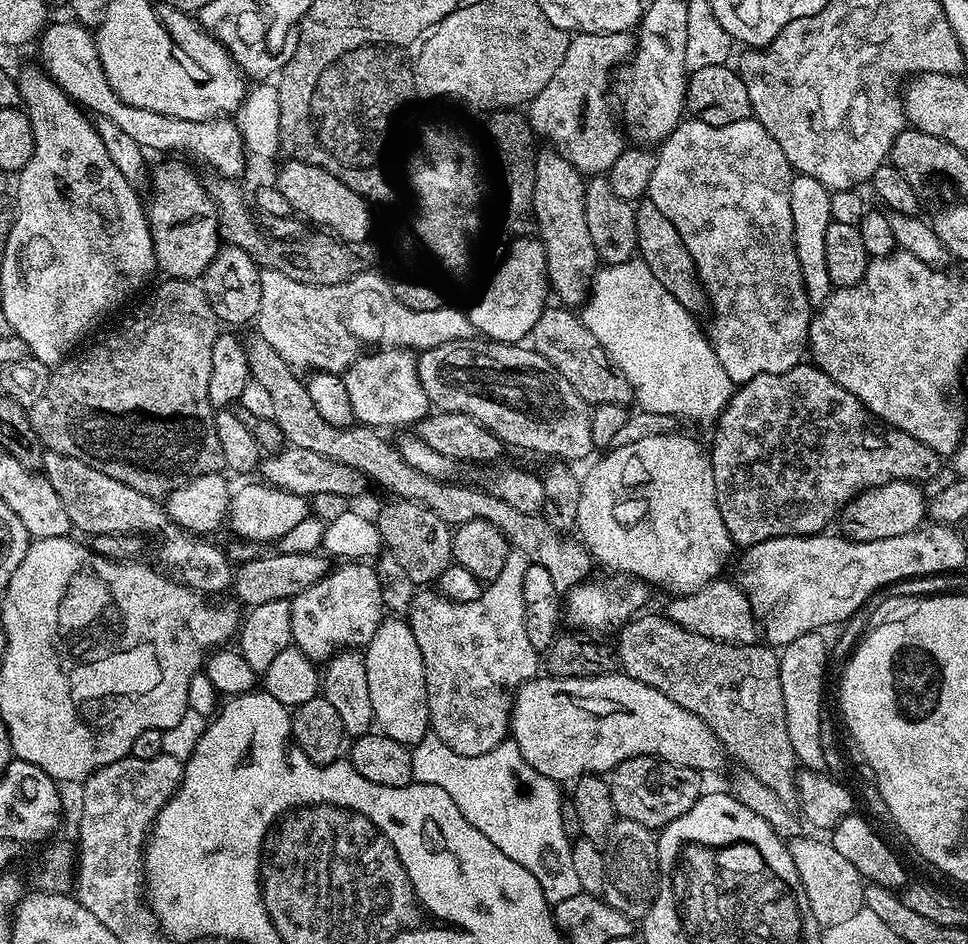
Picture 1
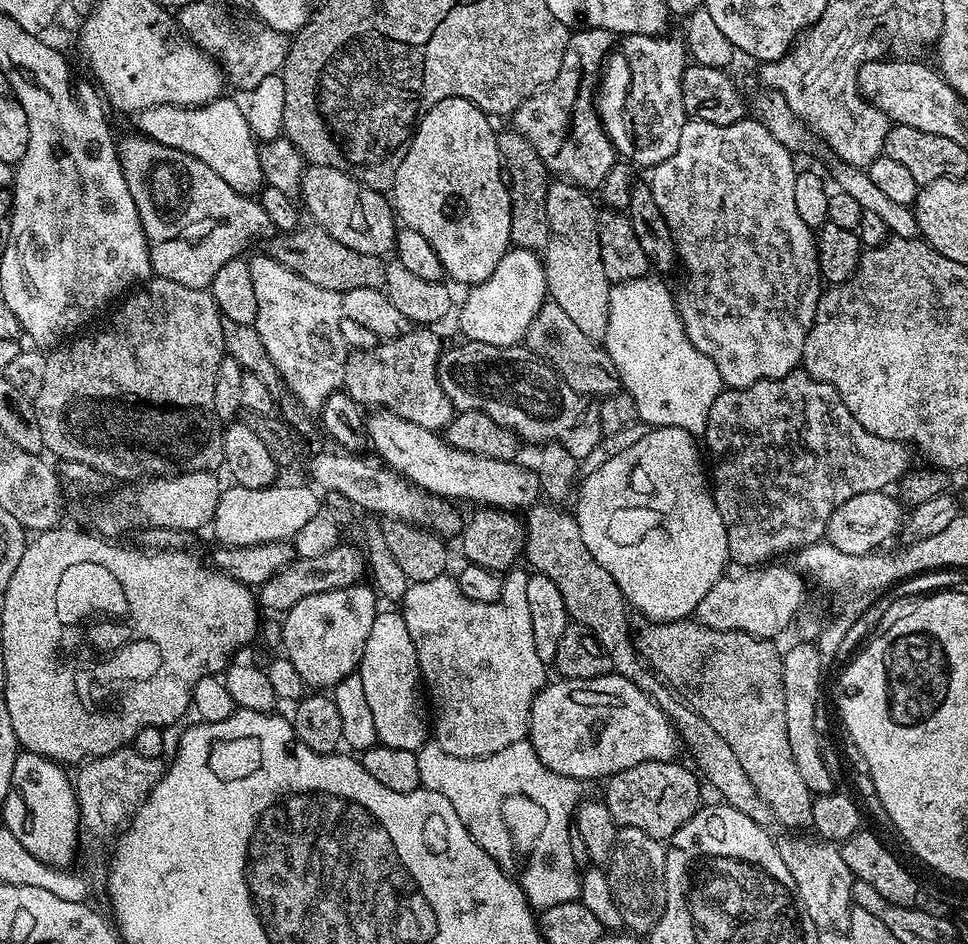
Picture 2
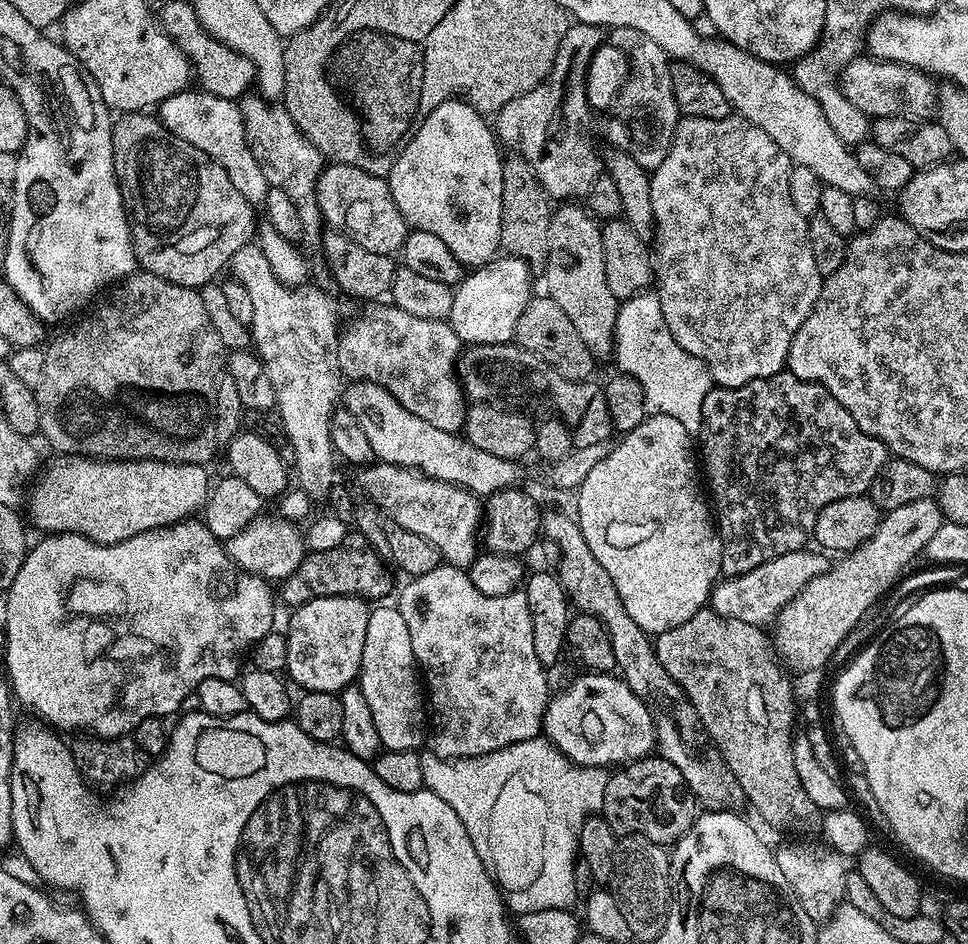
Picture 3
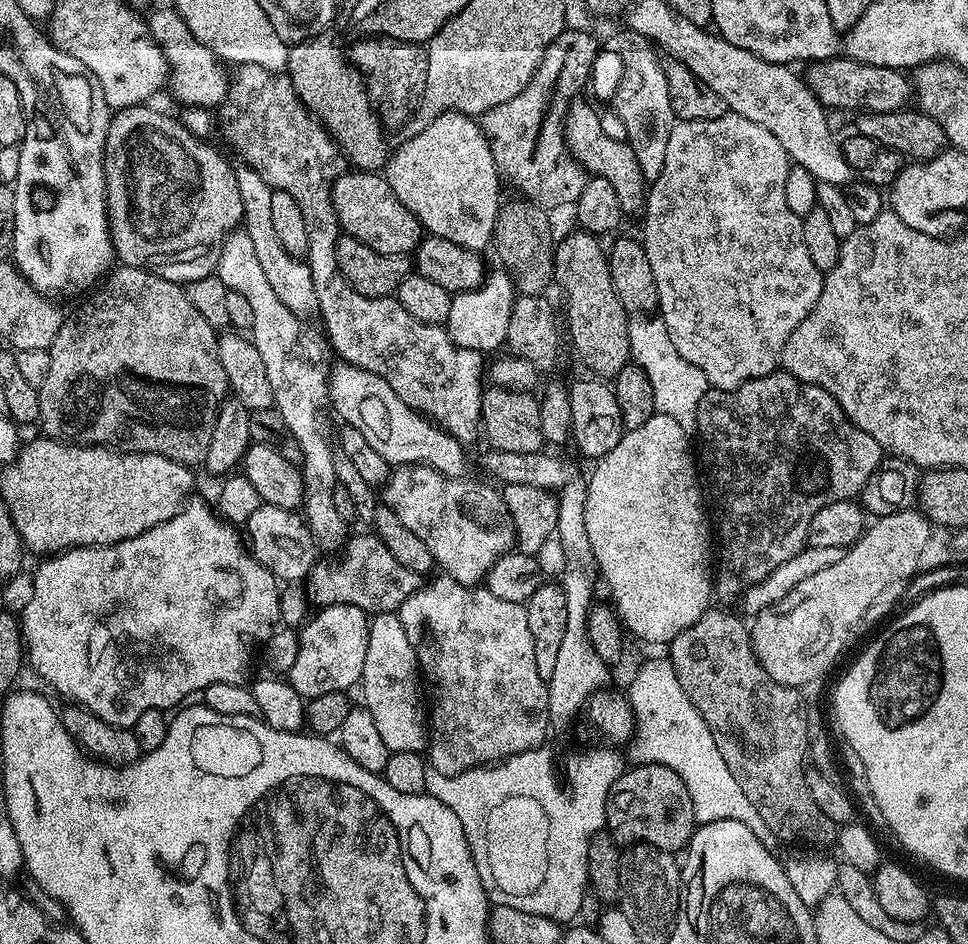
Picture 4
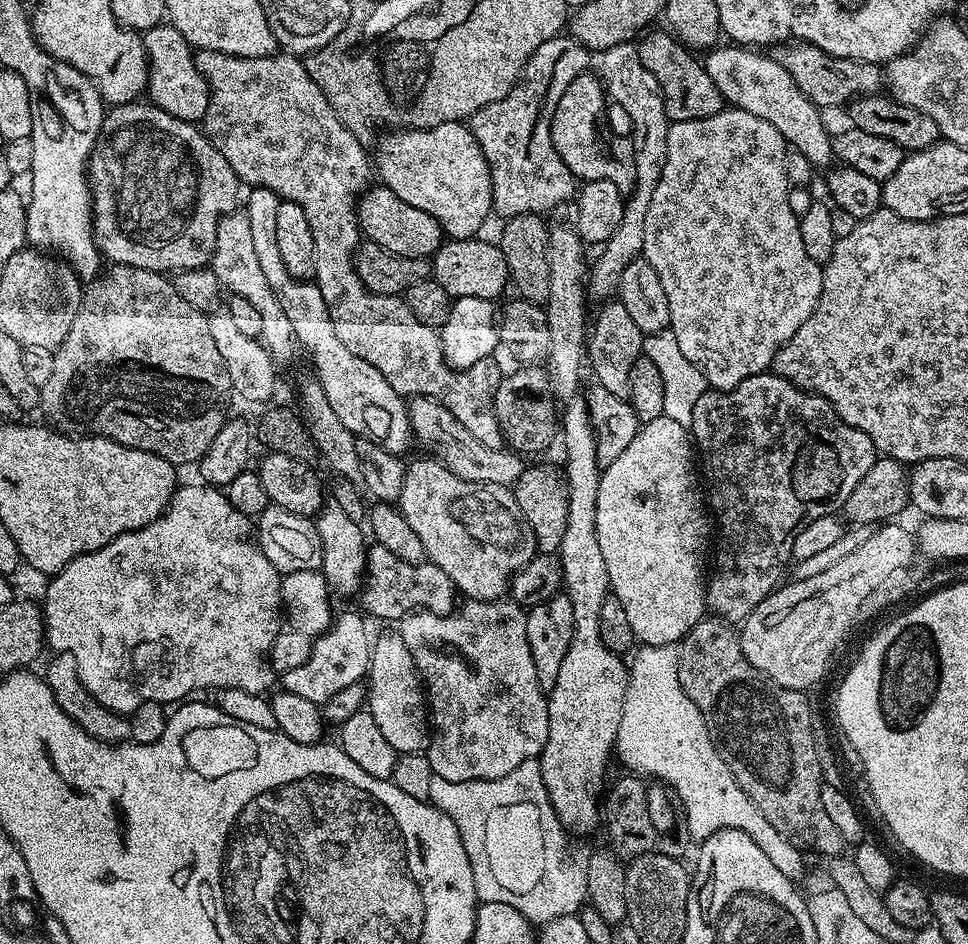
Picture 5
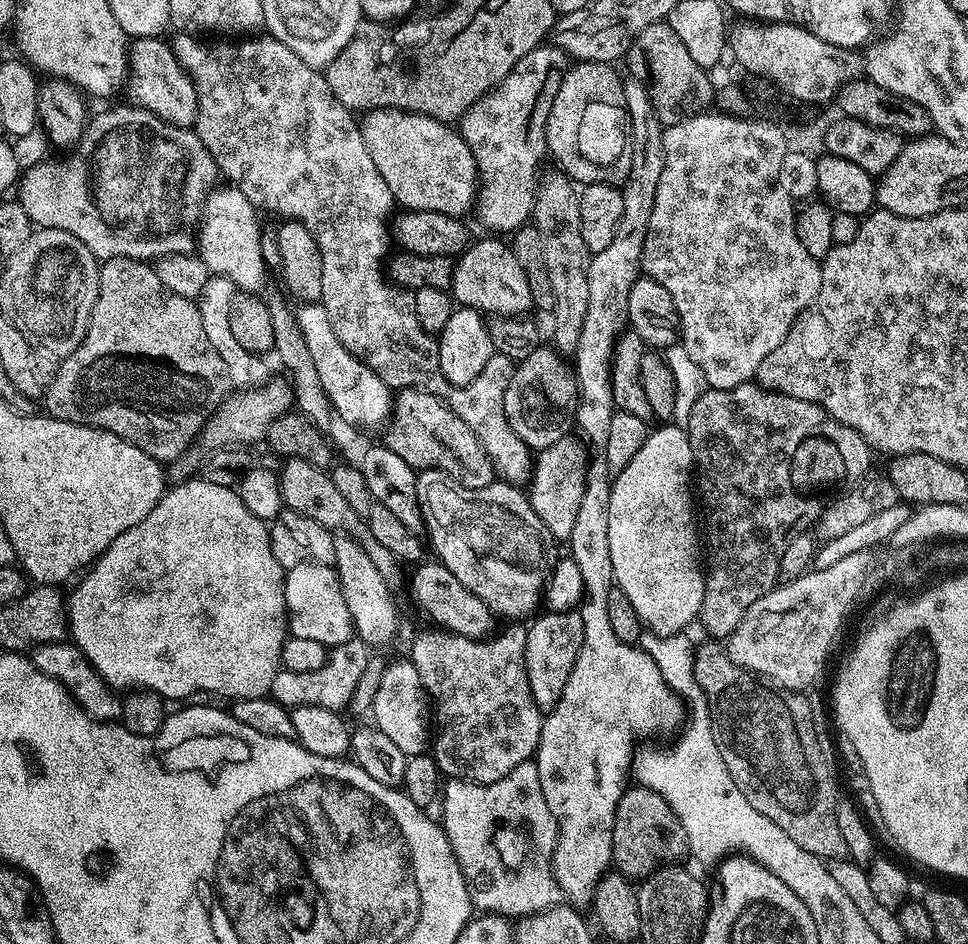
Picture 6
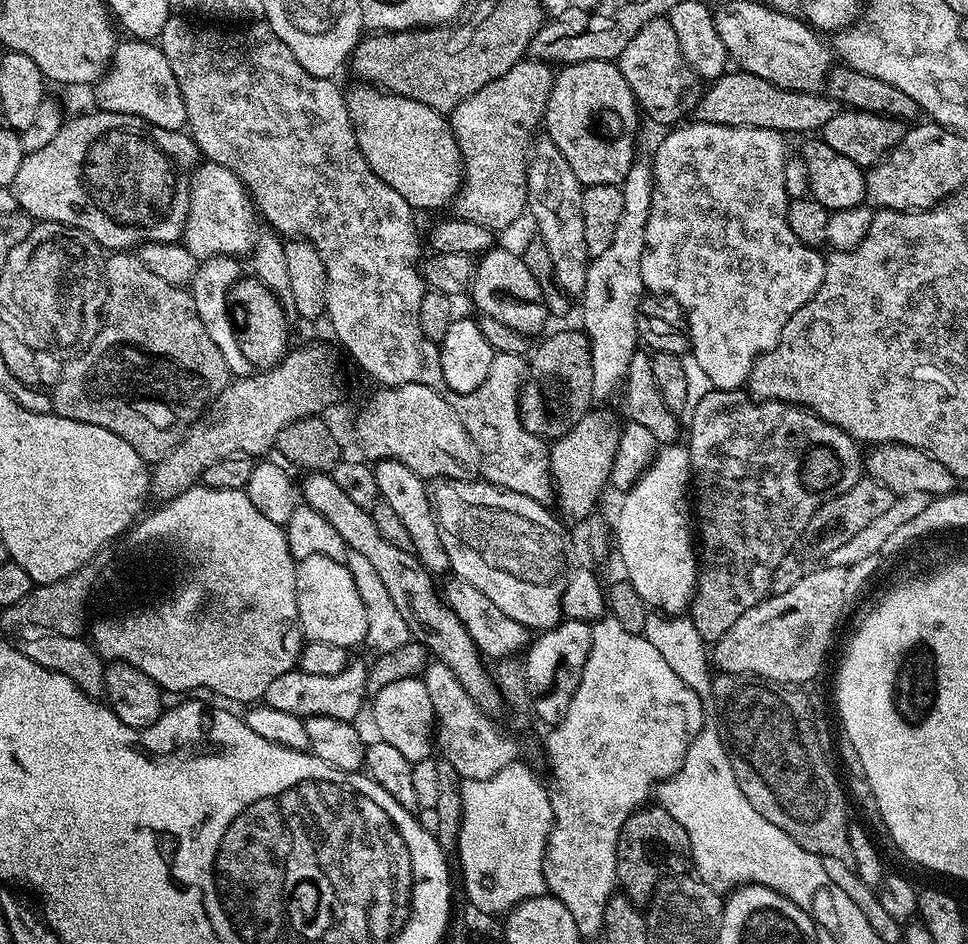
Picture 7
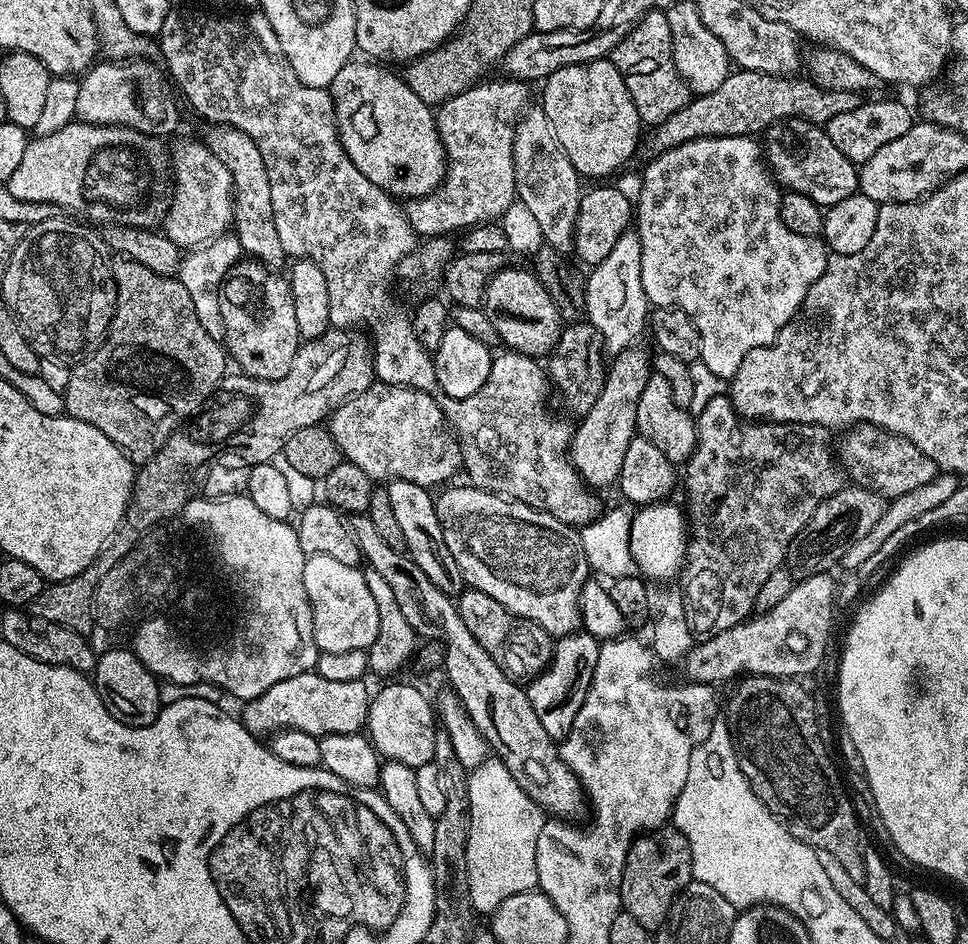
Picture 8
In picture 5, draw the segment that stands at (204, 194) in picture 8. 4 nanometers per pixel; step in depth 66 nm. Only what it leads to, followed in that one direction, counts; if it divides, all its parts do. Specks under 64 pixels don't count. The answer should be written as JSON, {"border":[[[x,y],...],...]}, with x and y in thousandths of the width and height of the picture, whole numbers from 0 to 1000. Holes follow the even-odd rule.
{"border":[[[251,222],[237,225],[227,230],[227,238],[223,245],[223,265],[219,268],[217,283],[221,290],[225,290],[228,302],[239,313],[254,316],[254,320],[258,320],[258,324],[267,328],[271,337],[268,359],[282,381],[292,383],[308,373],[304,350],[300,350],[300,341],[295,338],[295,333],[291,333],[287,316],[283,316],[283,307],[275,303],[275,293],[267,283],[267,272],[258,248],[258,231]]]}

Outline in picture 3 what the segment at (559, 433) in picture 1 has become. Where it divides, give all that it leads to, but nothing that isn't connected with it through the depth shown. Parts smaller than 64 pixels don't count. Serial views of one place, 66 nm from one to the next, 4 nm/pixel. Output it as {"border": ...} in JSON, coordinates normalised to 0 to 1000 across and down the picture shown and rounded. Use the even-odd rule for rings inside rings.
{"border":[[[532,362],[489,364],[480,368],[471,388],[471,397],[480,421],[488,426],[526,424],[529,427],[526,429],[541,430],[537,428],[545,428],[553,419],[558,419],[560,427],[574,431],[573,440],[589,456],[595,475],[618,472],[618,468],[633,465],[630,430],[626,430],[626,417],[619,406],[616,408],[613,405],[581,400],[581,396],[576,396],[554,377],[549,377]]]}

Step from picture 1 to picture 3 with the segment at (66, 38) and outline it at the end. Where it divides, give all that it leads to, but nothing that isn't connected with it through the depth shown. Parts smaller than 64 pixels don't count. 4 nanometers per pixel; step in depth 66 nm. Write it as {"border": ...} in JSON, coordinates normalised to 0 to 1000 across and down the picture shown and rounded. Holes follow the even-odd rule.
{"border":[[[191,95],[171,104],[163,111],[163,126],[176,142],[188,146],[188,150],[196,150],[196,155],[205,155],[238,188],[238,193],[246,200],[246,206],[254,210],[261,218],[272,217],[279,198],[275,184],[271,184],[271,176],[267,176],[267,167],[256,154],[256,143],[252,137],[252,120],[249,111],[243,106],[225,104],[210,95]]]}

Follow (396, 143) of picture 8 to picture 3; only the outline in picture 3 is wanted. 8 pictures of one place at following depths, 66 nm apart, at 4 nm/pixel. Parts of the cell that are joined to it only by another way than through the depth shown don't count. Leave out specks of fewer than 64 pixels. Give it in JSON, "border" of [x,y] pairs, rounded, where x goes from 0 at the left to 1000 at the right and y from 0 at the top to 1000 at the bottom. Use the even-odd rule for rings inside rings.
{"border":[[[462,106],[457,108],[457,112],[449,114],[447,119],[440,125],[440,129],[436,129],[436,133],[428,142],[428,146],[419,155],[419,159],[415,159],[415,163],[405,175],[405,179],[400,184],[401,200],[407,210],[407,218],[411,218],[411,222],[415,222],[415,231],[421,238],[432,245],[440,245],[455,252],[457,256],[464,262],[469,269],[469,273],[478,281],[480,285],[491,286],[499,284],[508,275],[511,275],[518,266],[517,253],[519,252],[519,176],[521,175],[521,165],[519,164],[518,154],[514,151],[509,132],[502,128],[501,120],[494,118],[490,112],[486,112],[479,106]]]}

